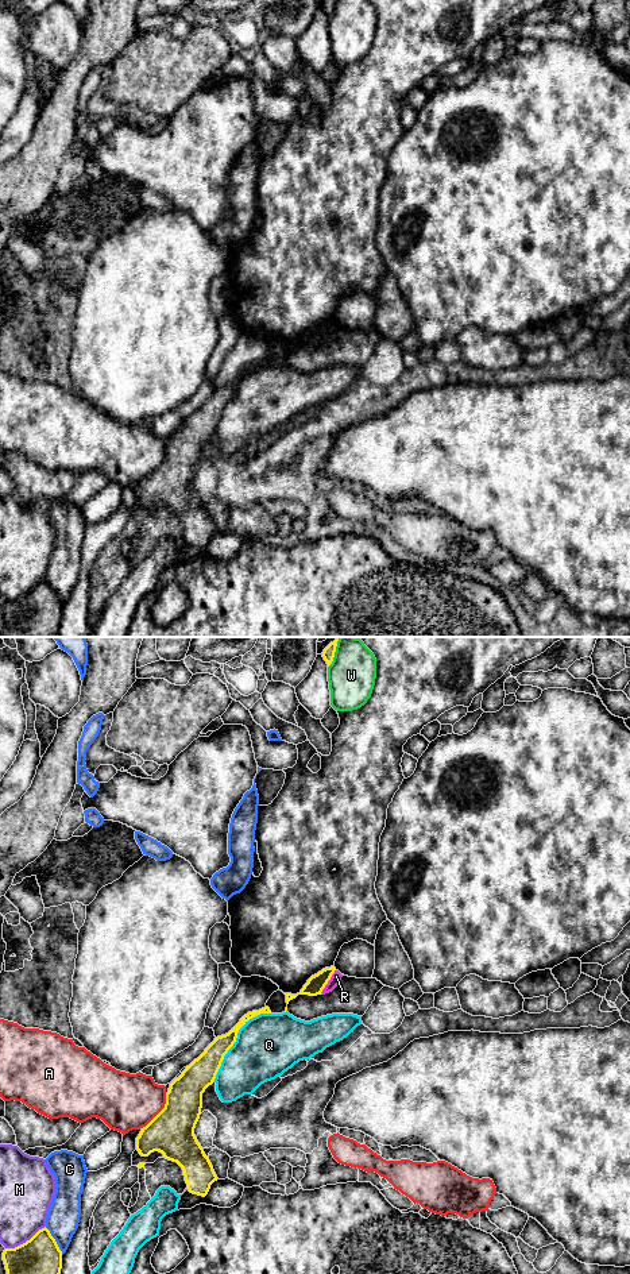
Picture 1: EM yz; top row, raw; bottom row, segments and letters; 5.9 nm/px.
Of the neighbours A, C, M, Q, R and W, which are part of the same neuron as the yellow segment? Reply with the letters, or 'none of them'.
none of them

